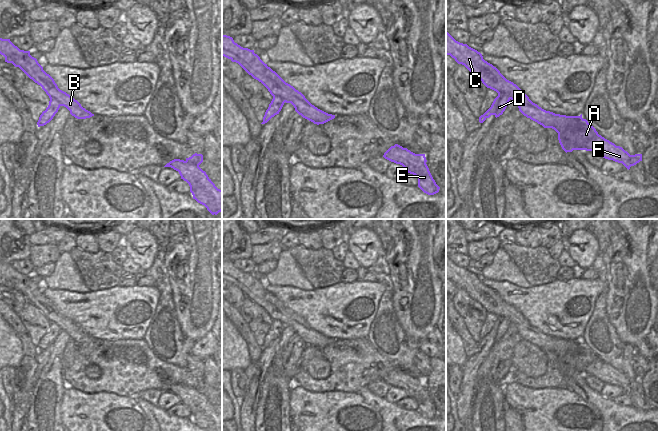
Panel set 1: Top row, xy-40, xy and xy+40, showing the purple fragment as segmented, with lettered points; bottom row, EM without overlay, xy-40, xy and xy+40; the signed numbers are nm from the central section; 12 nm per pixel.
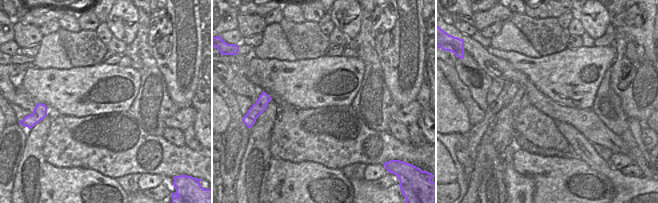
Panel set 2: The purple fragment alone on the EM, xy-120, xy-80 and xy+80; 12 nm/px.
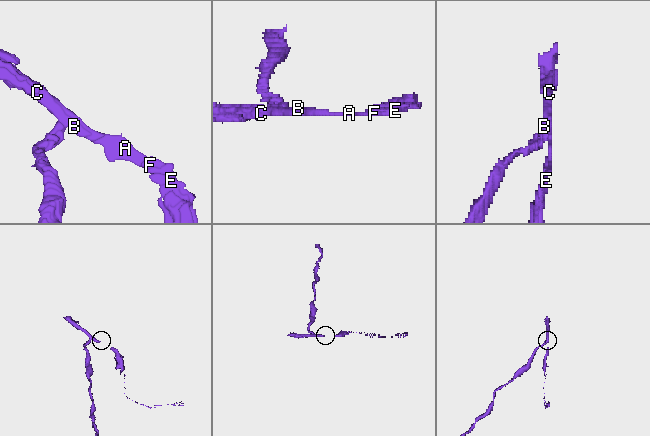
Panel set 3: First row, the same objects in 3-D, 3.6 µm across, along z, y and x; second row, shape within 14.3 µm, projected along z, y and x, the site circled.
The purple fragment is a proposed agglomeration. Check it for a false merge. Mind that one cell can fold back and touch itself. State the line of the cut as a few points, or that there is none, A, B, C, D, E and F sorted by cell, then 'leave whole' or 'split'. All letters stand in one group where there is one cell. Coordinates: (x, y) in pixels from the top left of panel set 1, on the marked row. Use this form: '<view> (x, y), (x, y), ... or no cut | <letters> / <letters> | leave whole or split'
xy-40 (50, 97), (53, 97), (61, 105) | A B C E F / D | split

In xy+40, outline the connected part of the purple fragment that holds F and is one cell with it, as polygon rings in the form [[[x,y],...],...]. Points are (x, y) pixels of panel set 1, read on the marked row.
[[[447,31],[446,55],[454,58],[458,64],[464,65],[487,88],[514,100],[524,116],[544,128],[554,129],[566,153],[573,150],[592,151],[605,159],[622,163],[628,170],[642,161],[642,154],[630,155],[622,147],[599,135],[596,129],[582,118],[582,114],[566,116],[542,109],[533,103],[516,84],[507,80],[496,67],[485,61],[480,52],[456,41]]]

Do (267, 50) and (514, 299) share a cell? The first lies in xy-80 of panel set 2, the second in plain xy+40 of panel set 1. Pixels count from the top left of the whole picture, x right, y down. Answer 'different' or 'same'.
different

